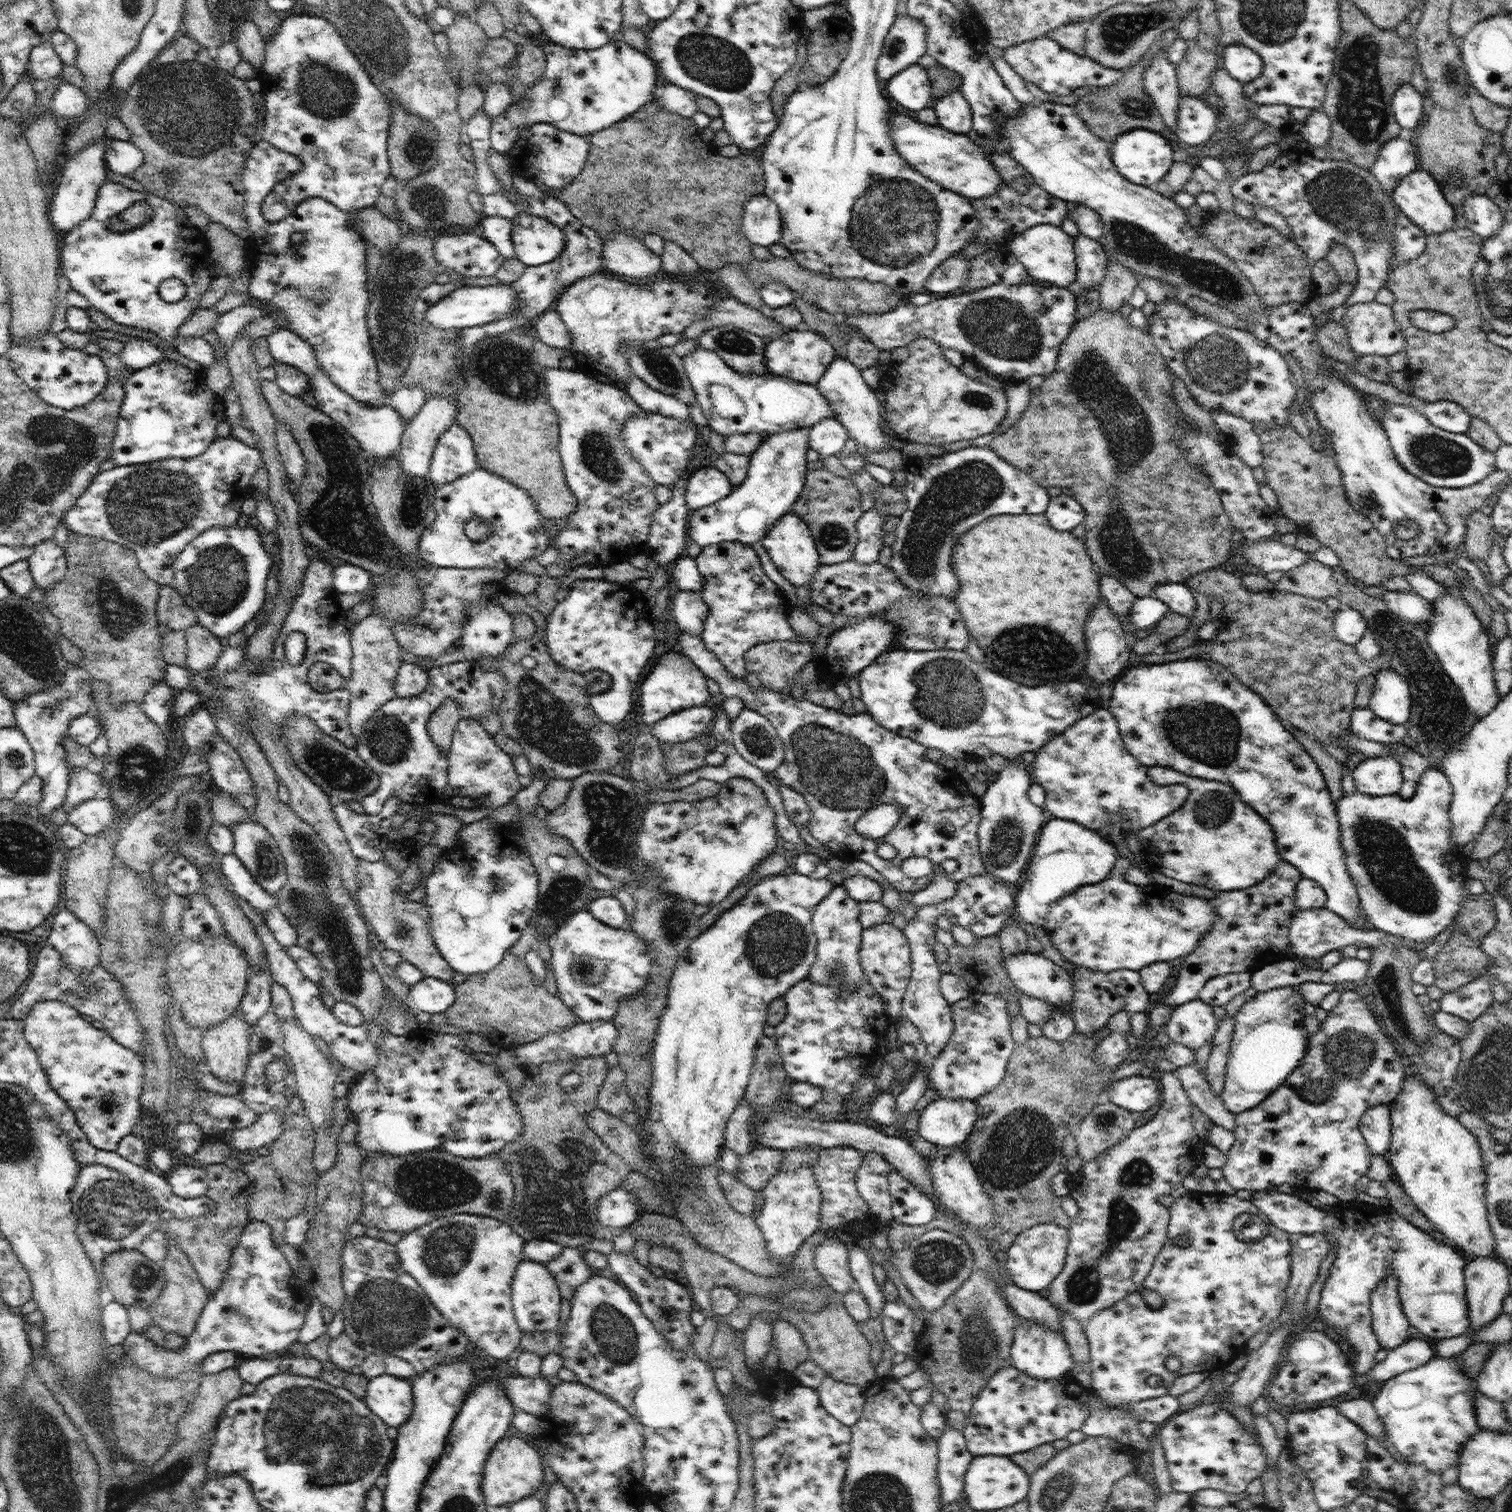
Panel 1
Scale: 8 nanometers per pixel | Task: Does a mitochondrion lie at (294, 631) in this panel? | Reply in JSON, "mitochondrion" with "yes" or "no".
{"mitochondrion":"no"}

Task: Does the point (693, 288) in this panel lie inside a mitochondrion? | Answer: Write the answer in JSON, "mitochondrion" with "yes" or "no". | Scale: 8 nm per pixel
{"mitochondrion":"no"}

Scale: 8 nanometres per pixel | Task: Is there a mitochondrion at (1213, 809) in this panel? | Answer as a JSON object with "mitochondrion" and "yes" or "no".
{"mitochondrion":"yes"}

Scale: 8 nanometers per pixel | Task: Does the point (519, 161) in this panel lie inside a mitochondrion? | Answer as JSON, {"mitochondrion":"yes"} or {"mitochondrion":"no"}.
{"mitochondrion":"no"}

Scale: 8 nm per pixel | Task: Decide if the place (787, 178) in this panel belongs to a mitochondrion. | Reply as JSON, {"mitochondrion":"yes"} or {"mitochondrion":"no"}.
{"mitochondrion":"no"}

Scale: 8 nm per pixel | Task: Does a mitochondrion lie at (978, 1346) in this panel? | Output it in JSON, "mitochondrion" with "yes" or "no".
{"mitochondrion":"yes"}

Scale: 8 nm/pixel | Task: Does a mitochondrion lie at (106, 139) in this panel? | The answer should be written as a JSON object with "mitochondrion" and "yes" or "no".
{"mitochondrion":"no"}

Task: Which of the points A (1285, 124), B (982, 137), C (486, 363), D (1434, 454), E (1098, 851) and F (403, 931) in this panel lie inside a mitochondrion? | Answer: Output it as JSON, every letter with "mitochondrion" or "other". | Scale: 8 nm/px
{"A":"other","B":"other","C":"mitochondrion","D":"mitochondrion","E":"other","F":"mitochondrion"}

